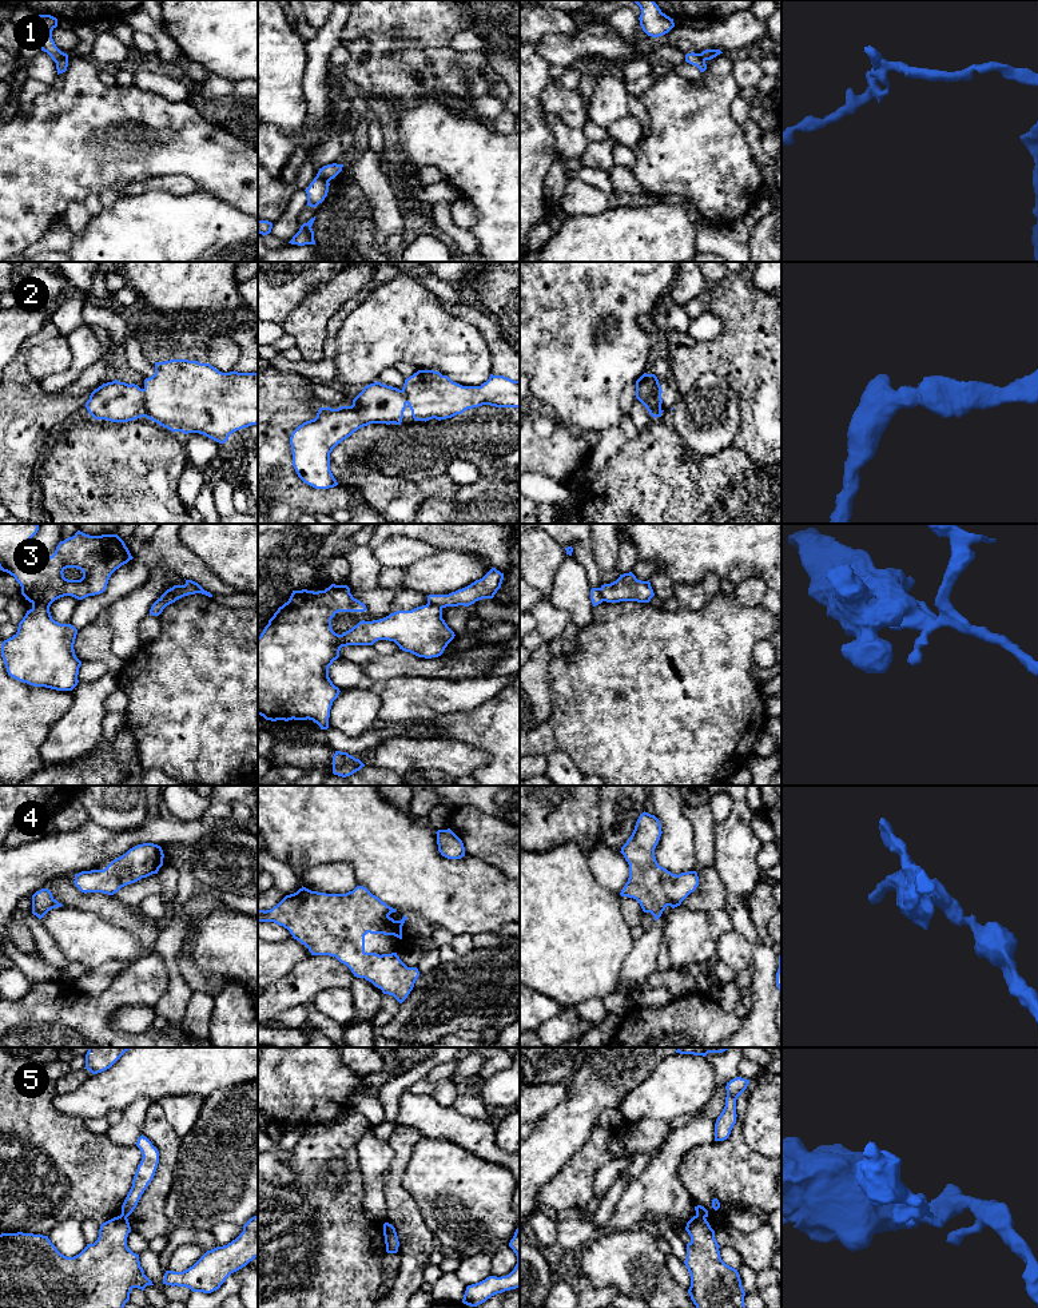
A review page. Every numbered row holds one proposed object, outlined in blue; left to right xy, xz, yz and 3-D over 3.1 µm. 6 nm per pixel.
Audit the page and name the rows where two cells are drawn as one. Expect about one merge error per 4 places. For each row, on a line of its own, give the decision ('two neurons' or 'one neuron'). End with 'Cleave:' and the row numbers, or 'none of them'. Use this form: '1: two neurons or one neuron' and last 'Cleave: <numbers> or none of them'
1: two neurons
2: one neuron
3: two neurons
4: one neuron
5: two neurons
Cleave: 1, 3, 5

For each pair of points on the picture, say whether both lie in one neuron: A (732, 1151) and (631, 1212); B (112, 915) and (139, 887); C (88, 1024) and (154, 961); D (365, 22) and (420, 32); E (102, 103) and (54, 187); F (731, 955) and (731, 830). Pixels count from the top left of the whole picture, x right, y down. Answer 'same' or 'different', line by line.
A: different
B: different
C: same
D: same
E: same
F: different

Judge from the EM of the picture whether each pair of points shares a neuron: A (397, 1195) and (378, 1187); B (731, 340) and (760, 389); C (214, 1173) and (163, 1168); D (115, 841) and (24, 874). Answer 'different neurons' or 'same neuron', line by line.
A: different neurons
B: same neuron
C: different neurons
D: same neuron

